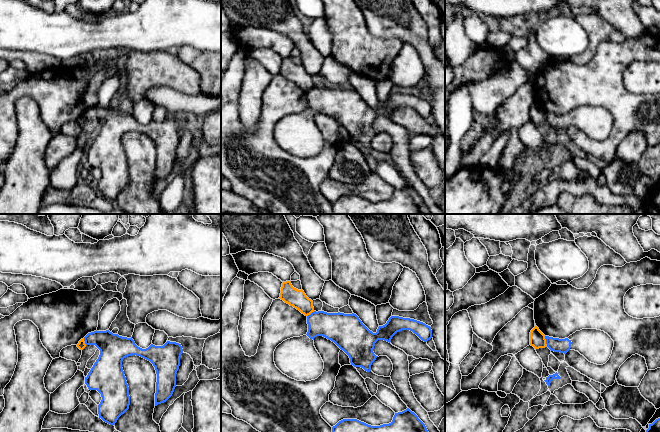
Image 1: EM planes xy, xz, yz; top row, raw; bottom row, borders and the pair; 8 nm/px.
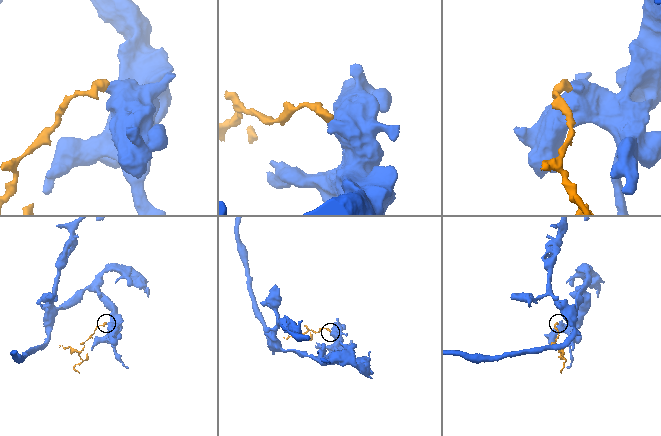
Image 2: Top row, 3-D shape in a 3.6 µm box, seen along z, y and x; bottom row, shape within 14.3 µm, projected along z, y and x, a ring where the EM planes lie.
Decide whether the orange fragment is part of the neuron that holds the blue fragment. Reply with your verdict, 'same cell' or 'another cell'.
another cell

